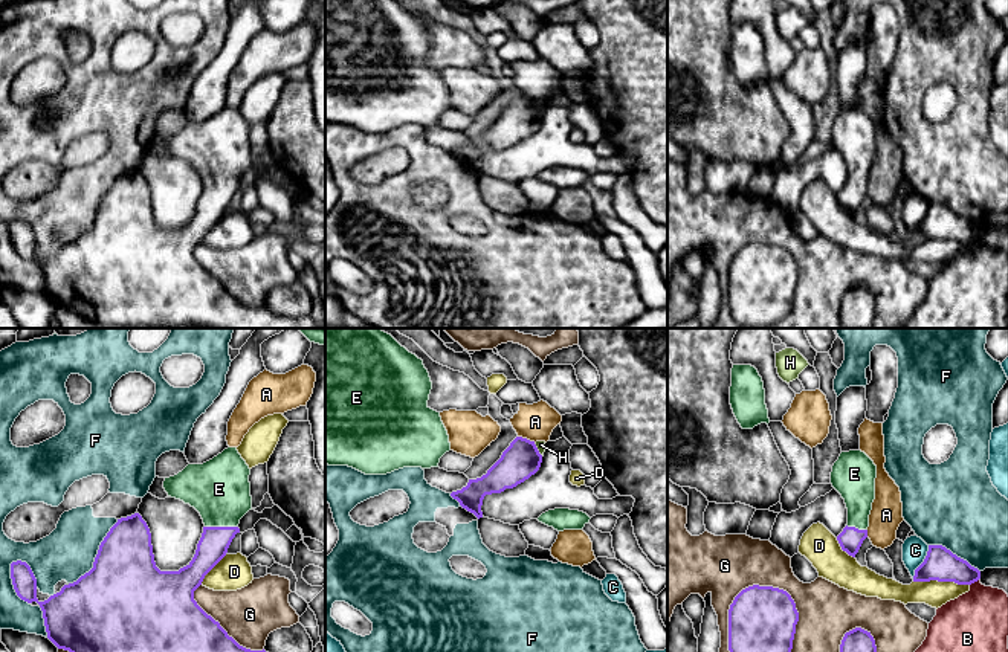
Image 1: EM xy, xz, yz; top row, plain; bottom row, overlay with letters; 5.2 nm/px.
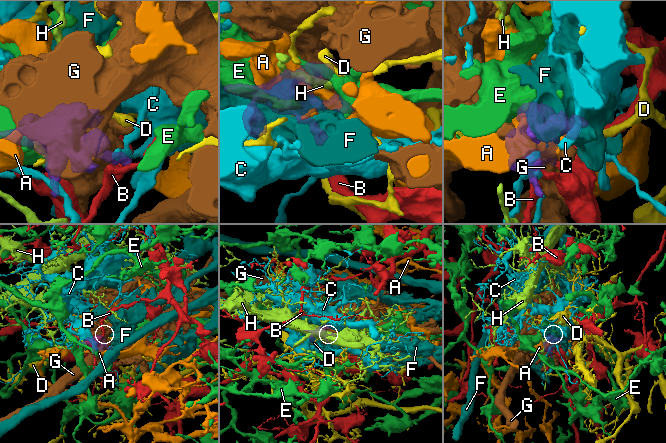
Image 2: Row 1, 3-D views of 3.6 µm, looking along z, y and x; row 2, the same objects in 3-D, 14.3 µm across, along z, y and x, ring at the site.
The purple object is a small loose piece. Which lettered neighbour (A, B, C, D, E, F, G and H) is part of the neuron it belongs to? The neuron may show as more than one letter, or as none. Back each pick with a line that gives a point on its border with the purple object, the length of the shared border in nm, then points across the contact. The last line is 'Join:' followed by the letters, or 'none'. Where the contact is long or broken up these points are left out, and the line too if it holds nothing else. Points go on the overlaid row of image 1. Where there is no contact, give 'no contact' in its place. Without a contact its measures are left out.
E: meets purple in xy at (222, 527); contact 180 nm long; runs through xy (214, 542), (222, 527), (222, 495), (219, 489)
Join: E

